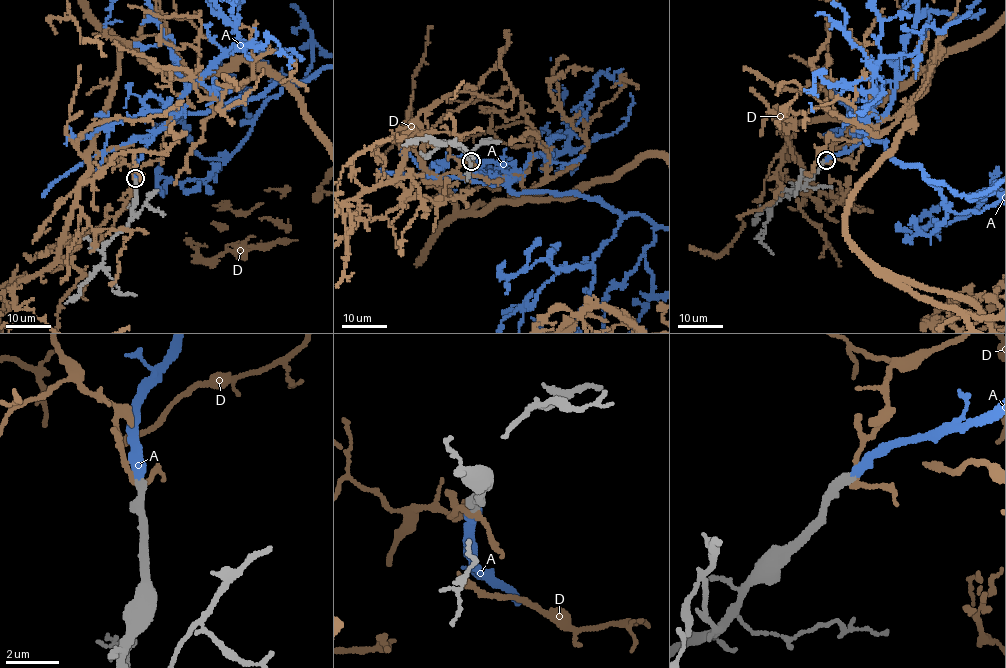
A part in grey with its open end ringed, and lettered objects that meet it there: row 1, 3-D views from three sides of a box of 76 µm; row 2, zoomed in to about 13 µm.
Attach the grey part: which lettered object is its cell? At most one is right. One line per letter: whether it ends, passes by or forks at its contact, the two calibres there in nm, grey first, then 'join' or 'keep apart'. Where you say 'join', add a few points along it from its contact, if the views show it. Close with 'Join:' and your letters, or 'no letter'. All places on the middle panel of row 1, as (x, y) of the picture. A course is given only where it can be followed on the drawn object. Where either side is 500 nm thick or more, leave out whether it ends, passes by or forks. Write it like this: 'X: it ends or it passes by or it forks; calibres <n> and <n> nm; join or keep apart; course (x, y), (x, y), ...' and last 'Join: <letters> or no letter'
A: it ends; calibres 360 and 400 nm; join
D: it passes by; calibres 380 and 170 nm; keep apart
Join: A

